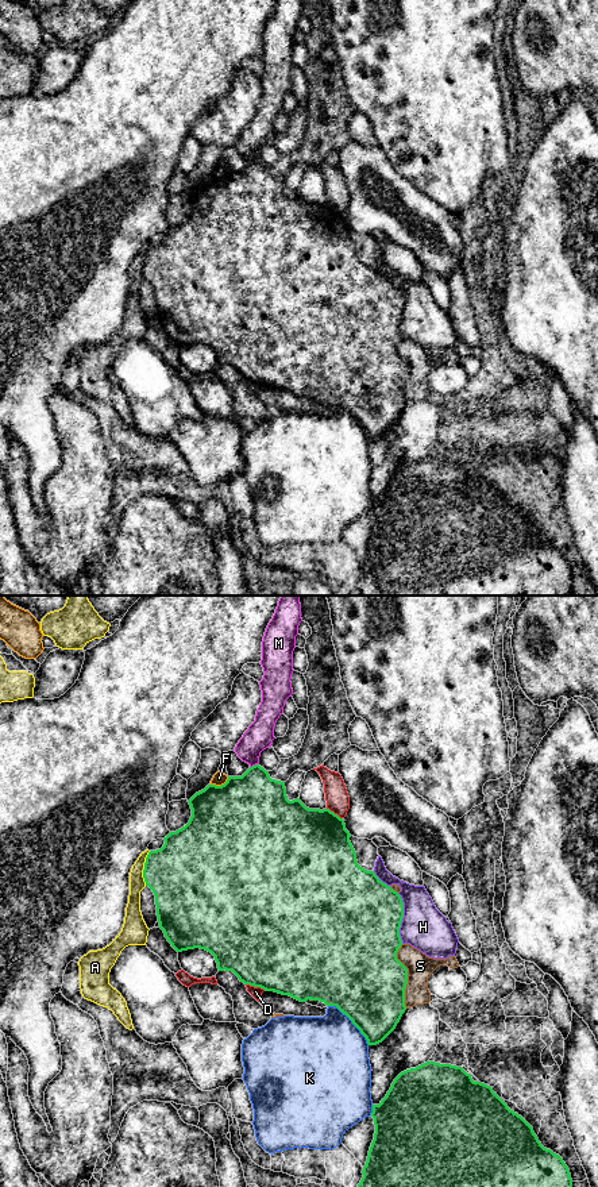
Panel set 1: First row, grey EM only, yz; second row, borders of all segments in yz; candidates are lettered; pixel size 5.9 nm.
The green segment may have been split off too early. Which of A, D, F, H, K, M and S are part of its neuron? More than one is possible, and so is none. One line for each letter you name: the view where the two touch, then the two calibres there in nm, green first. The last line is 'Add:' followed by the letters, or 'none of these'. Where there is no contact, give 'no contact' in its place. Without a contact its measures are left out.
Add: none of these

